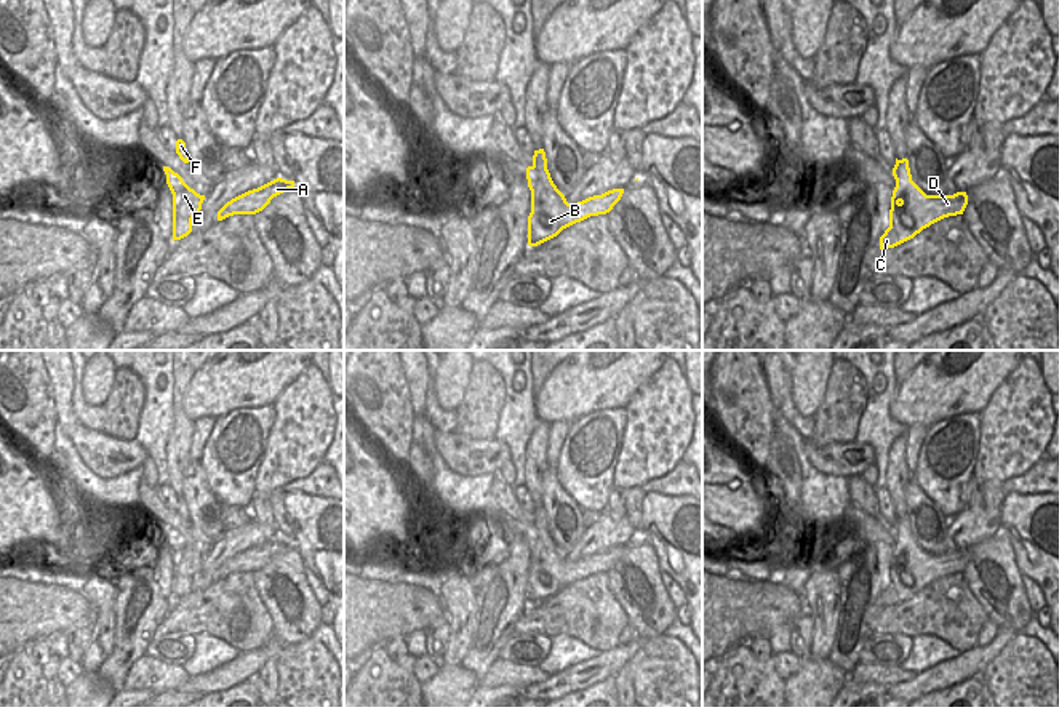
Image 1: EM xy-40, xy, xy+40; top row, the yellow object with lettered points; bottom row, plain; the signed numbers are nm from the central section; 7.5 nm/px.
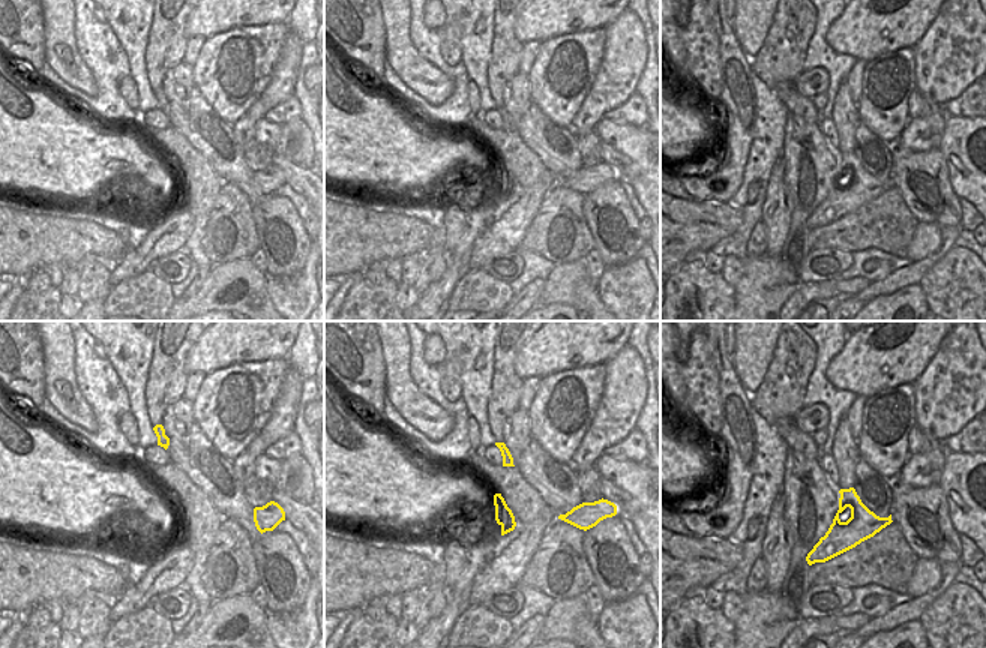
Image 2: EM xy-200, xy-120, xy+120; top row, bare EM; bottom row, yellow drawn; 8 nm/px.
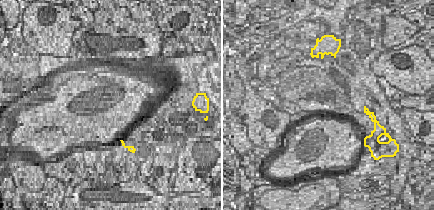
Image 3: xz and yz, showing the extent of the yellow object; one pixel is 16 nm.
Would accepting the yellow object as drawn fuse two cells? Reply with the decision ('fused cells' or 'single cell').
single cell

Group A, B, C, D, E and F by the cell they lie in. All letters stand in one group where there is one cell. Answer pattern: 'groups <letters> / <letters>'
groups A B C D E F

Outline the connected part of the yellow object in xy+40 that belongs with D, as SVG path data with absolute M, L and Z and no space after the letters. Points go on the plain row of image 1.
M896 517L893 534L896 545L891 555L889 585L880 595L880 608L894 606L944 576L963 573L968 563L966 550L926 553L912 539L907 517Z

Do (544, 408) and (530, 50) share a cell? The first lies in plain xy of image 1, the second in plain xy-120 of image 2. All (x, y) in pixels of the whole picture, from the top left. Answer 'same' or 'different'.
different

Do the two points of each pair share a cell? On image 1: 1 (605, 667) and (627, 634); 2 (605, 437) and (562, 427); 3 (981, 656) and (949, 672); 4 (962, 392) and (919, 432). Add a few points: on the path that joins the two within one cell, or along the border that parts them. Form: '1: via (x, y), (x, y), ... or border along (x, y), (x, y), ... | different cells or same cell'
1: border along (634, 637), (627, 643), (619, 645) | different cells
2: border along (571, 424), (557, 464) | different cells
3: via (973, 663), (957, 669) | same cell
4: border along (927, 426), (907, 427) | different cells

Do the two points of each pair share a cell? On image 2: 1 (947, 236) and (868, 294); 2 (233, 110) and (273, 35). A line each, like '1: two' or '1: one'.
1: one
2: one

